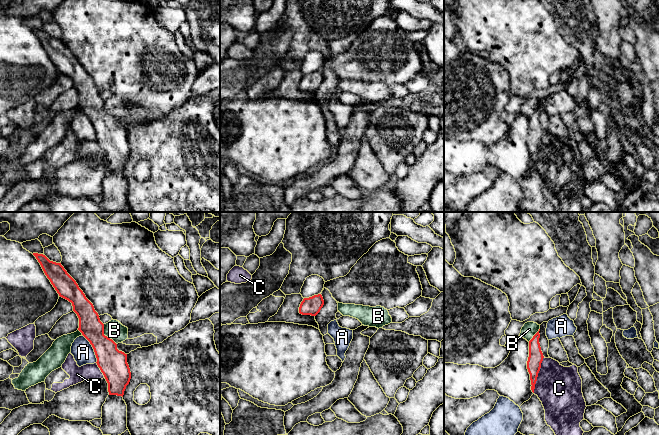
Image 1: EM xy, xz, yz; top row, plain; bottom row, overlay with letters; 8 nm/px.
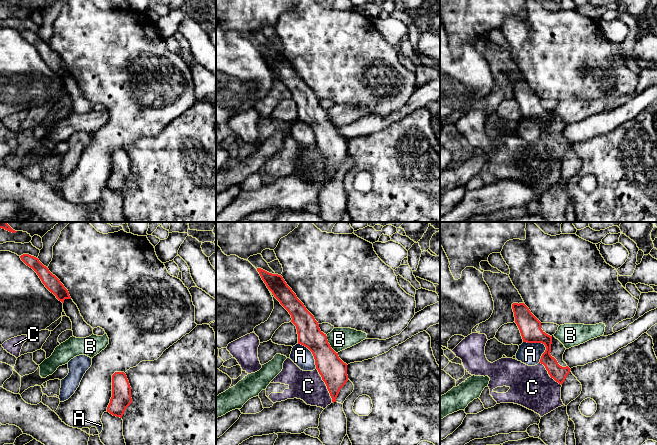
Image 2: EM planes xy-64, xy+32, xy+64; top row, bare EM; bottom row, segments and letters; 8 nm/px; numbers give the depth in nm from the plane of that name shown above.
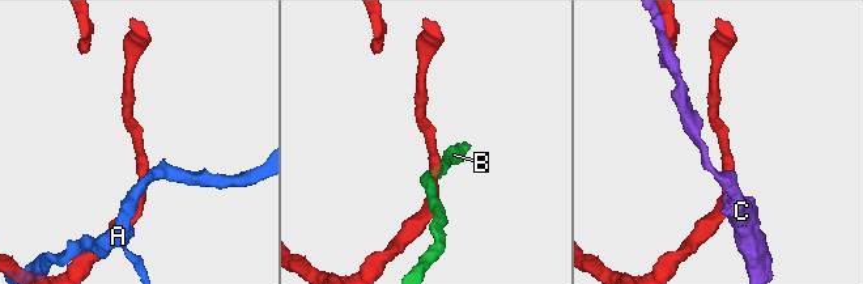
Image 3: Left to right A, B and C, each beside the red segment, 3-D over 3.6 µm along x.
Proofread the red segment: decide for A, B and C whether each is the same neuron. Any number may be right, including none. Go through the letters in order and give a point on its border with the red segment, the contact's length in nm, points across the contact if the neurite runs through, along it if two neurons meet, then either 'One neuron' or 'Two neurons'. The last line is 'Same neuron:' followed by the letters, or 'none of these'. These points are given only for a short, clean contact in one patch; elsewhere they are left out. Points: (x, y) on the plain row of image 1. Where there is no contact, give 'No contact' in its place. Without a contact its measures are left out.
A: Touches red at xy (93, 124). Shared border 240 nm. Two neurons
B: Touches red at xy (104, 111). Shared border 200 nm. Boundary: xy (103, 100), (103, 109), (116, 120). Two neurons
C: Touches red at yz (537, 151). Shared border 300 nm. Two neurons
Same neuron: none of these

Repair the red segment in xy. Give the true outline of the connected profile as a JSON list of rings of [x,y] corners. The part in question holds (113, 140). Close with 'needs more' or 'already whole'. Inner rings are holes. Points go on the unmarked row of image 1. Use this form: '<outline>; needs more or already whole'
[[[33,29],[33,31],[59,72],[72,79],[73,87],[79,94],[78,106],[94,125],[96,139],[108,159],[109,171],[123,173],[131,155],[127,130],[119,127],[117,120],[104,111],[104,100],[100,97],[93,80],[61,39],[50,37],[43,30]]]; already whole

